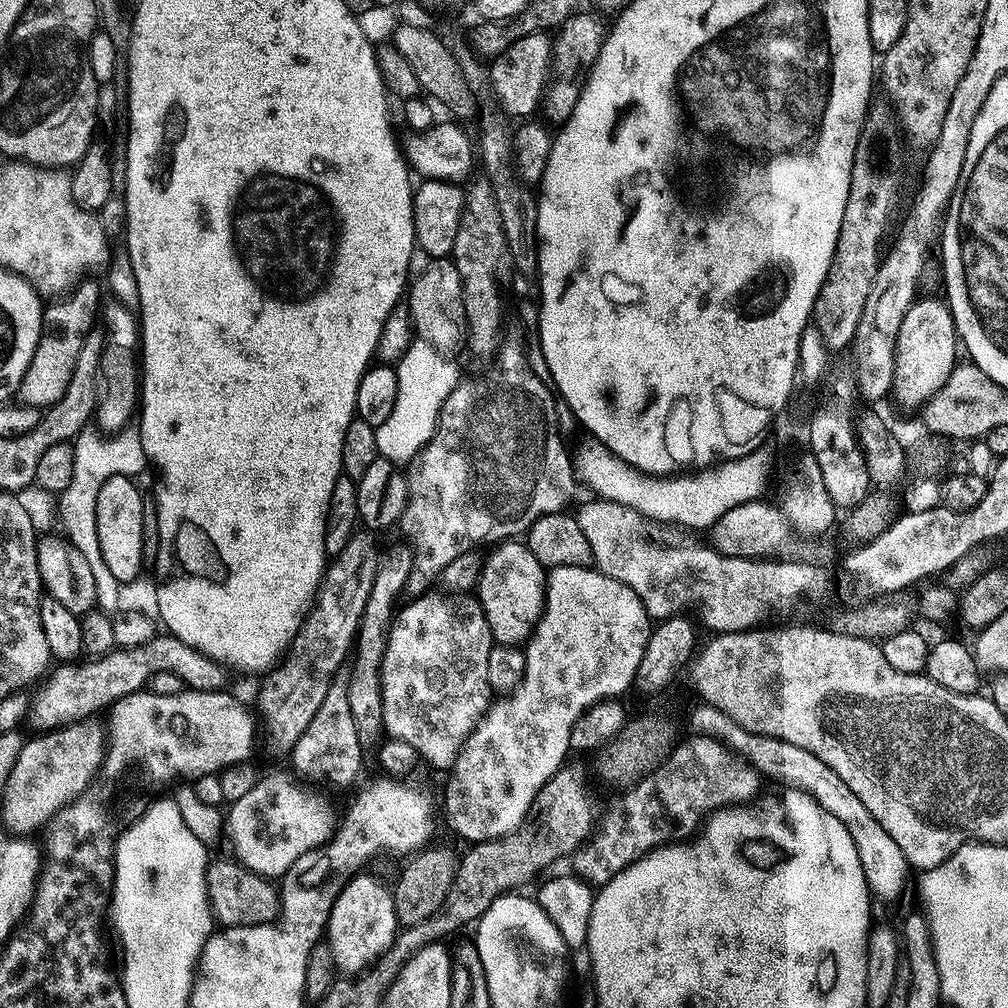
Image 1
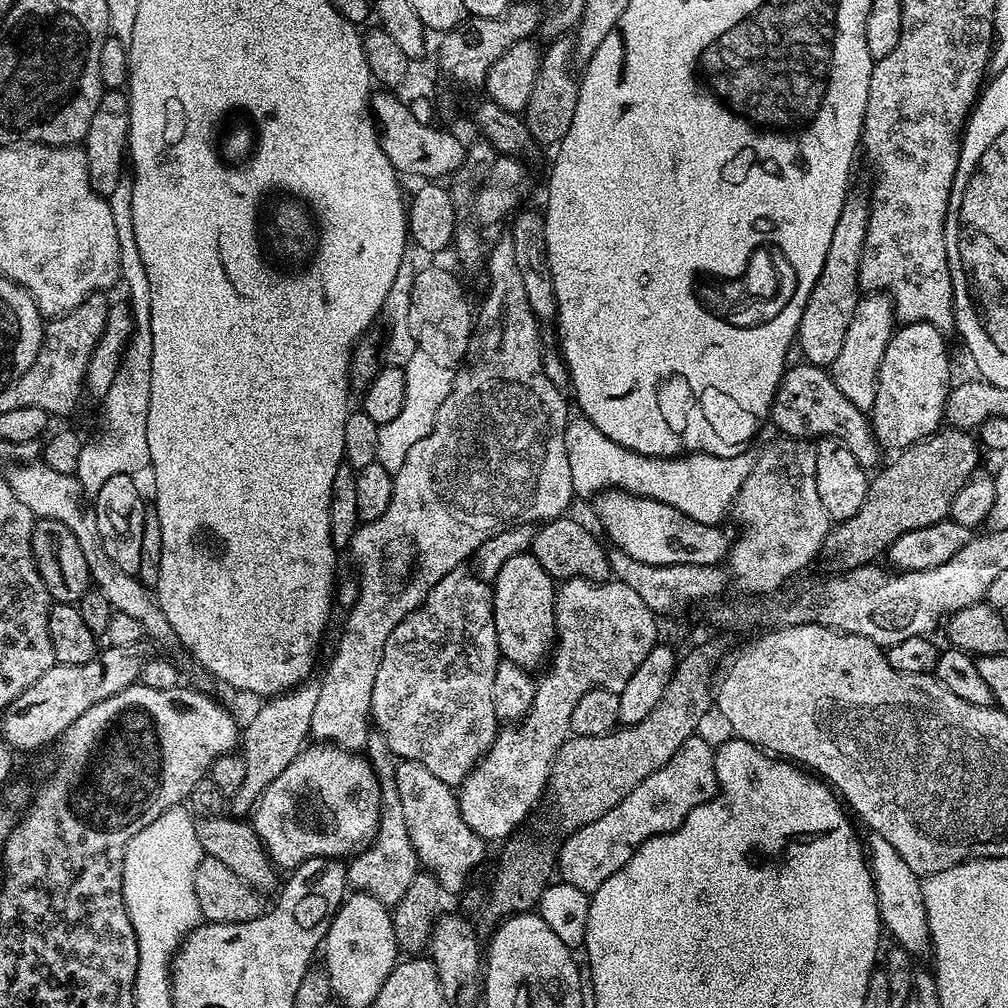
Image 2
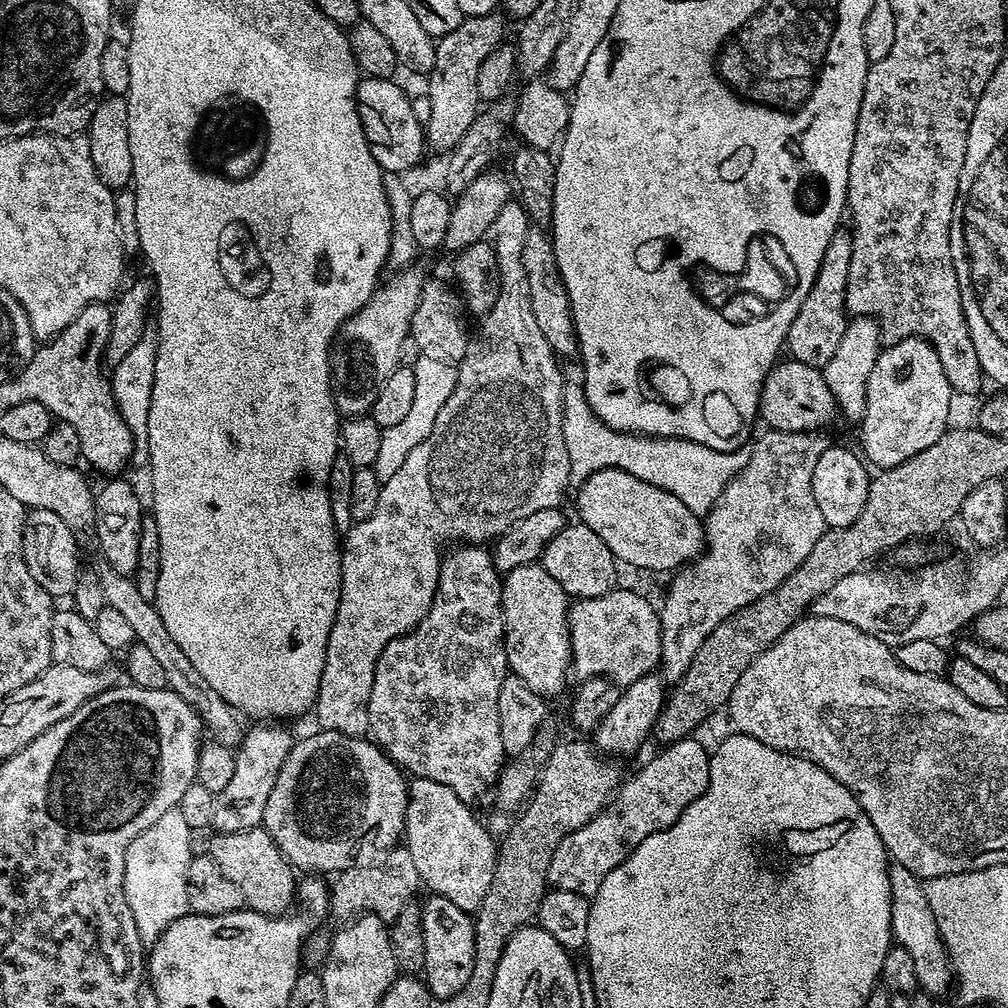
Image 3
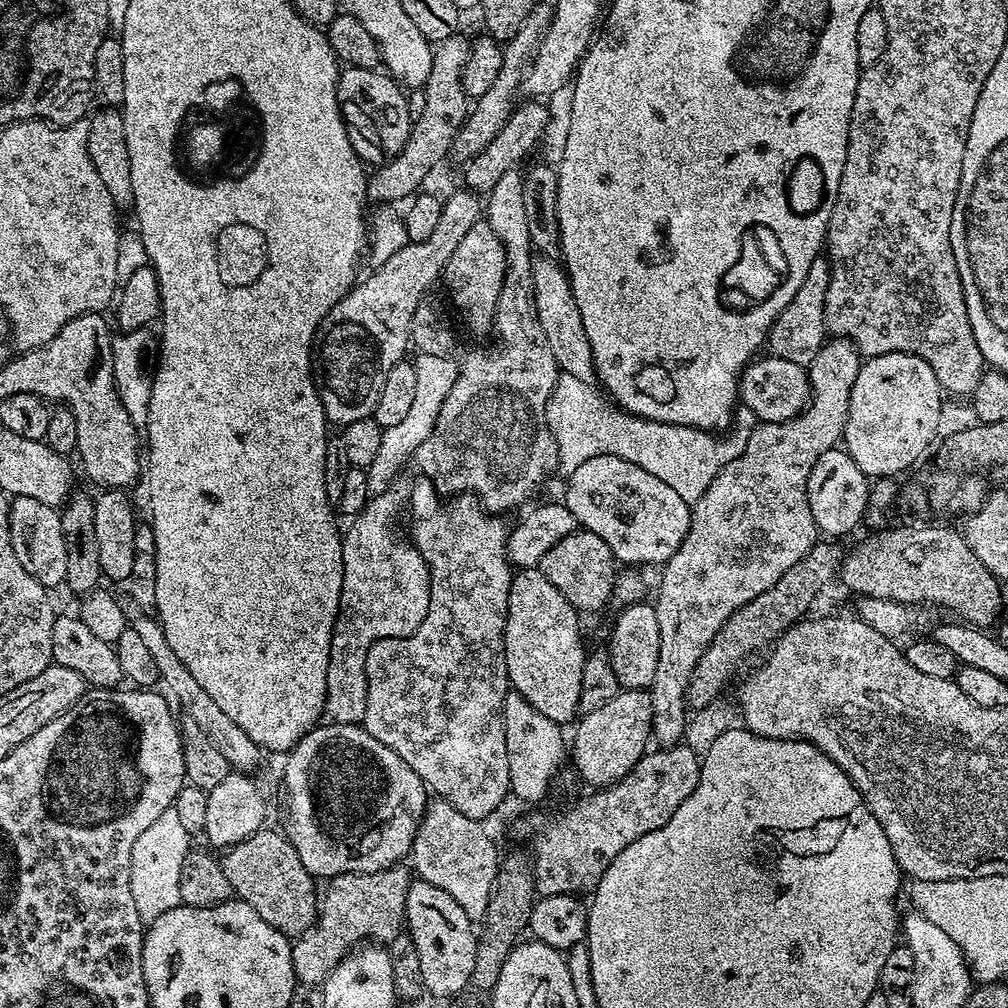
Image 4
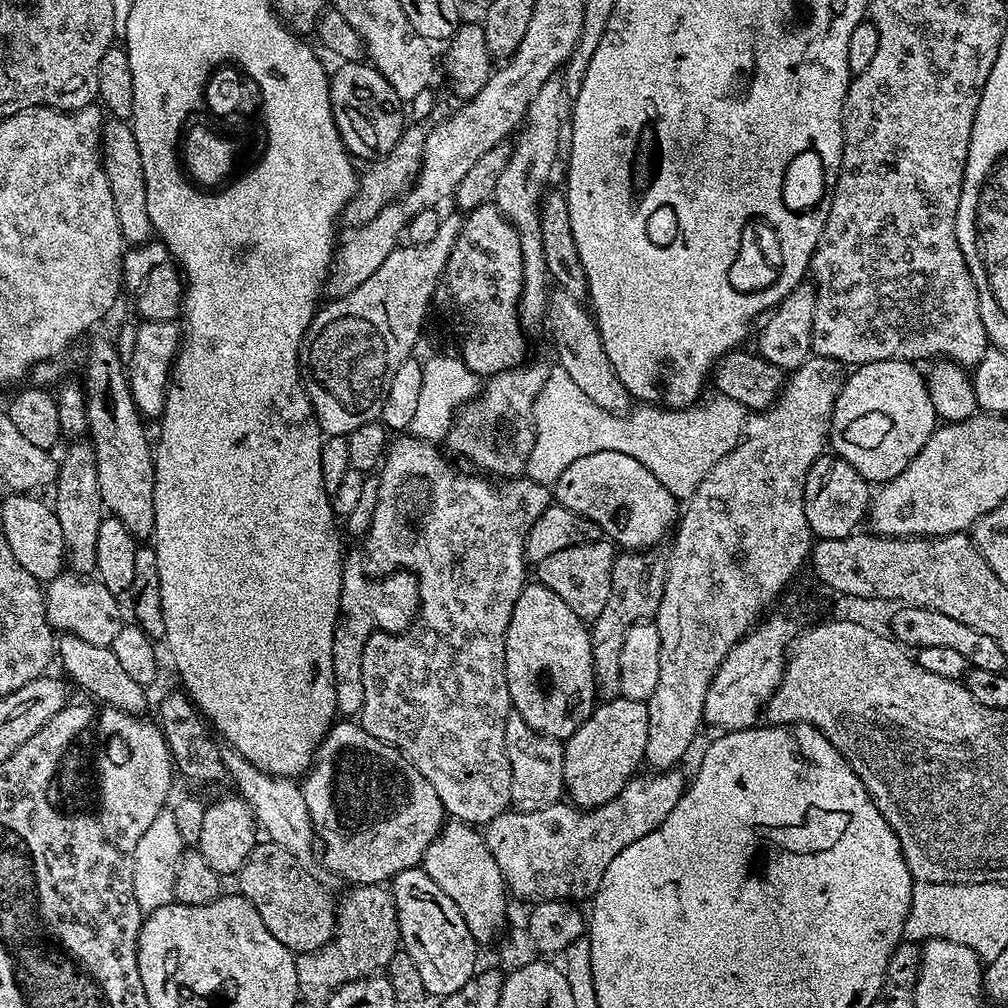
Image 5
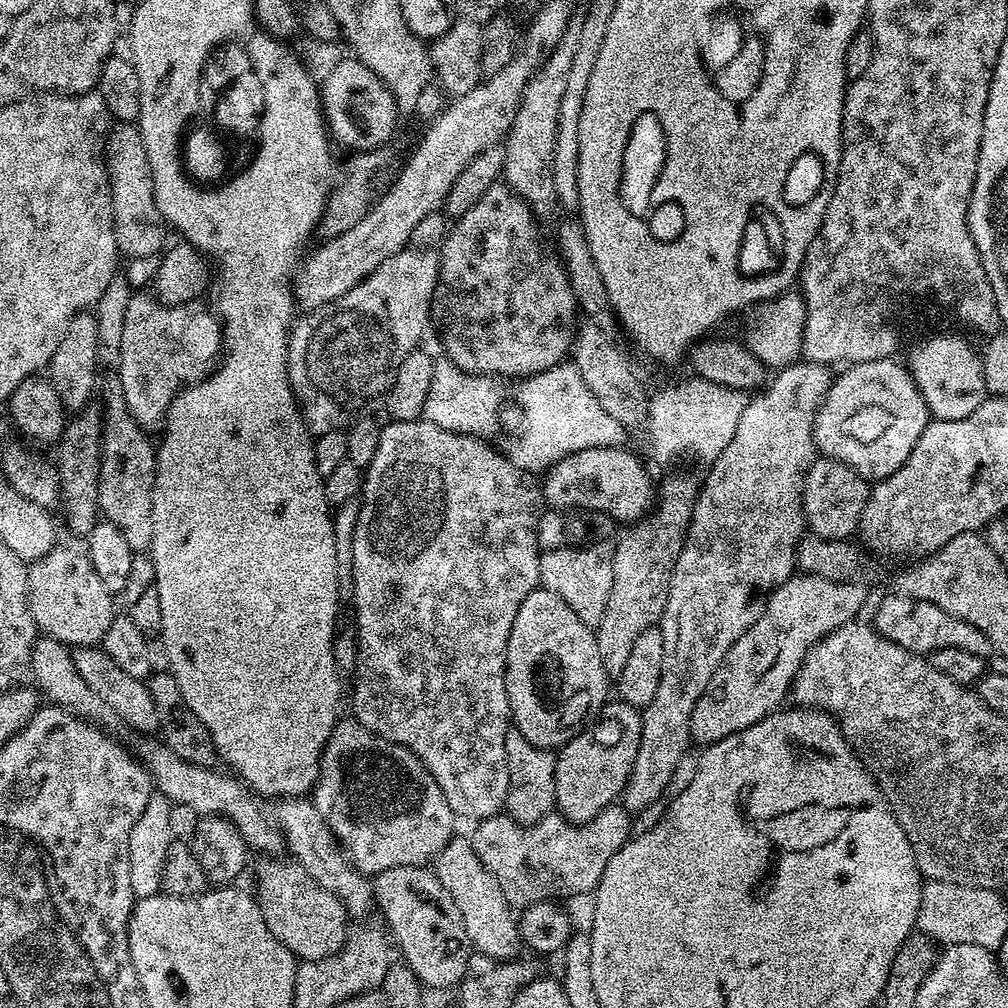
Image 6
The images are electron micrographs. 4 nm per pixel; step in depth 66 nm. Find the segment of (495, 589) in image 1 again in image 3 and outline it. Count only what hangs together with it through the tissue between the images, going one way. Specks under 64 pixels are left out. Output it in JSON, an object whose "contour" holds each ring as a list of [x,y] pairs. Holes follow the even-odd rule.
{"contour":[[[537,562],[514,566],[502,576],[504,649],[511,675],[522,678],[534,694],[553,698],[568,684],[572,668],[572,639],[568,633],[570,598]]]}

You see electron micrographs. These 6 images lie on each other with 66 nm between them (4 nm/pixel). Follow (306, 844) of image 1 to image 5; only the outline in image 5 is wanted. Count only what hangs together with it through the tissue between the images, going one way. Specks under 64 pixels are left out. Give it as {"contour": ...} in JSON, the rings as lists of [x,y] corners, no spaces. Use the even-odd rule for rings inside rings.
{"contour":[[[356,722],[333,723],[332,727],[324,735],[324,741],[320,743],[315,756],[312,758],[312,767],[308,769],[306,775],[303,777],[302,787],[304,789],[304,797],[306,798],[306,806],[310,810],[312,826],[315,828],[319,843],[322,845],[322,863],[324,867],[337,877],[345,876],[346,879],[352,880],[348,882],[351,882],[353,885],[384,884],[391,881],[396,873],[407,868],[417,867],[423,861],[430,842],[434,842],[434,838],[440,833],[440,829],[446,823],[446,813],[442,802],[438,798],[438,790],[434,790],[434,786],[430,786],[430,782],[426,782],[426,778],[422,778],[419,770],[397,748],[390,746],[386,742],[382,742],[378,738],[374,738],[374,734],[370,734]]]}

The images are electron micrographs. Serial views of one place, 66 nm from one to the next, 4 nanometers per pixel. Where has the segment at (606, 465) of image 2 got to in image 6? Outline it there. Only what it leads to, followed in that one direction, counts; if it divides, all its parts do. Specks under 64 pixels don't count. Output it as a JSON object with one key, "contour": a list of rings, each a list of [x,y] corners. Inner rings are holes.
{"contour":[[[571,363],[529,376],[516,392],[516,404],[524,415],[524,444],[520,440],[506,448],[508,459],[524,472],[547,473],[553,464],[575,452],[591,448],[614,448],[625,443],[626,429],[602,406],[590,392],[582,374]],[[691,378],[677,388],[664,388],[660,397],[653,399],[650,404],[650,429],[652,428],[652,452],[660,460],[676,460],[687,452],[692,452],[696,460],[714,462],[730,446],[730,438],[738,430],[738,418],[742,418],[742,410],[746,410],[749,397],[743,392],[718,386],[709,380]]]}

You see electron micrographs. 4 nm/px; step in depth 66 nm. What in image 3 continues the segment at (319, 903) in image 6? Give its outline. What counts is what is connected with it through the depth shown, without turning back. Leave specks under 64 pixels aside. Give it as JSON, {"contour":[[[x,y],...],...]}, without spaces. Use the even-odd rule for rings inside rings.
{"contour":[[[263,826],[249,832],[216,832],[206,848],[207,855],[242,890],[245,905],[263,916],[285,915],[295,905],[298,895],[298,872],[284,857]]]}

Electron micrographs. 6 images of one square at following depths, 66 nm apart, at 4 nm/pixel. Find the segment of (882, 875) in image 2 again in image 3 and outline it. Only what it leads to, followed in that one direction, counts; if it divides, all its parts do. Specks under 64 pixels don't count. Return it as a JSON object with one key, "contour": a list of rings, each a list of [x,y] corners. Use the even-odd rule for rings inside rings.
{"contour":[[[897,863],[889,867],[888,878],[893,941],[910,953],[919,991],[933,998],[940,998],[948,984],[950,988],[953,983],[954,973],[950,967],[948,952],[944,949],[944,939],[938,930],[938,922],[934,922],[934,914],[928,908],[922,881],[910,870],[906,870],[906,866]]]}

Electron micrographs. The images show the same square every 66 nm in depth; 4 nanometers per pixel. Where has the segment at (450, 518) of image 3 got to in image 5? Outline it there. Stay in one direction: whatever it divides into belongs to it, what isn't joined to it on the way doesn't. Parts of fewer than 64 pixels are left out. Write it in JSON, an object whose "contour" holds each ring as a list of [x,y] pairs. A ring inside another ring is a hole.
{"contour":[[[559,75],[550,77],[546,86],[538,92],[534,102],[530,102],[526,123],[519,133],[520,141],[515,141],[514,149],[510,156],[510,162],[506,162],[506,170],[502,170],[502,178],[498,178],[498,186],[494,203],[499,208],[500,213],[511,222],[520,235],[520,245],[524,254],[524,280],[526,292],[530,297],[536,296],[540,292],[540,283],[546,280],[546,269],[544,267],[544,247],[542,246],[542,234],[540,233],[540,217],[542,215],[542,204],[540,208],[540,195],[544,192],[544,187],[548,184],[548,179],[552,176],[552,167],[556,164],[556,155],[560,152],[560,127],[566,124],[566,104],[564,108],[564,91],[566,85]],[[525,362],[518,368],[511,368],[491,377],[483,385],[482,394],[477,395],[475,400],[468,401],[456,419],[453,420],[452,428],[446,437],[446,445],[448,444],[449,448],[447,451],[465,456],[470,463],[477,464],[481,468],[477,468],[481,473],[491,474],[493,477],[500,476],[496,478],[523,477],[532,449],[538,443],[538,401],[544,383],[548,380],[549,371],[549,365]],[[403,570],[381,575],[380,580],[345,578],[340,591],[340,618],[334,630],[334,686],[336,711],[341,717],[355,717],[364,705],[362,650],[373,632],[405,632],[420,613],[420,583],[413,572]]]}

